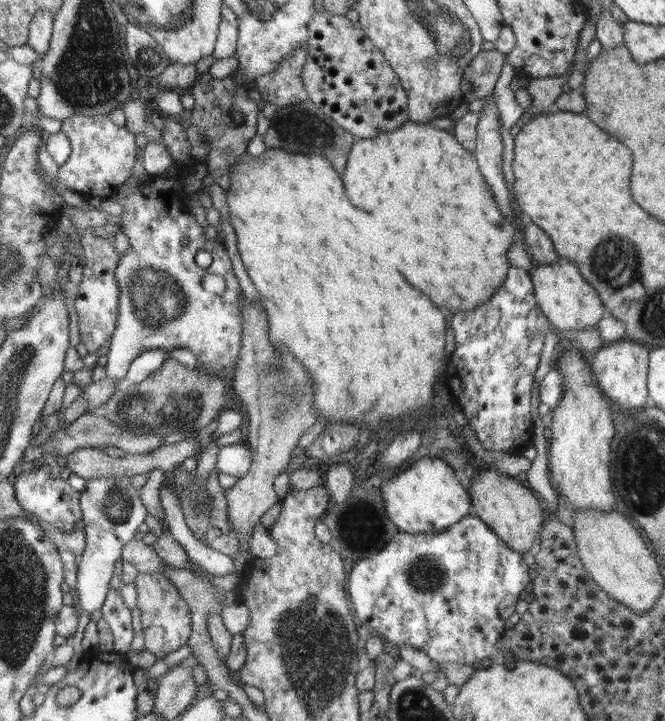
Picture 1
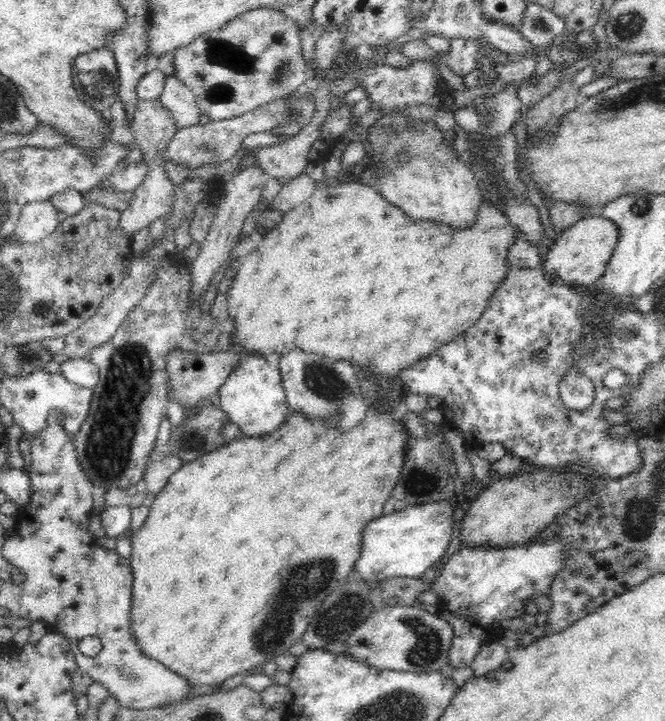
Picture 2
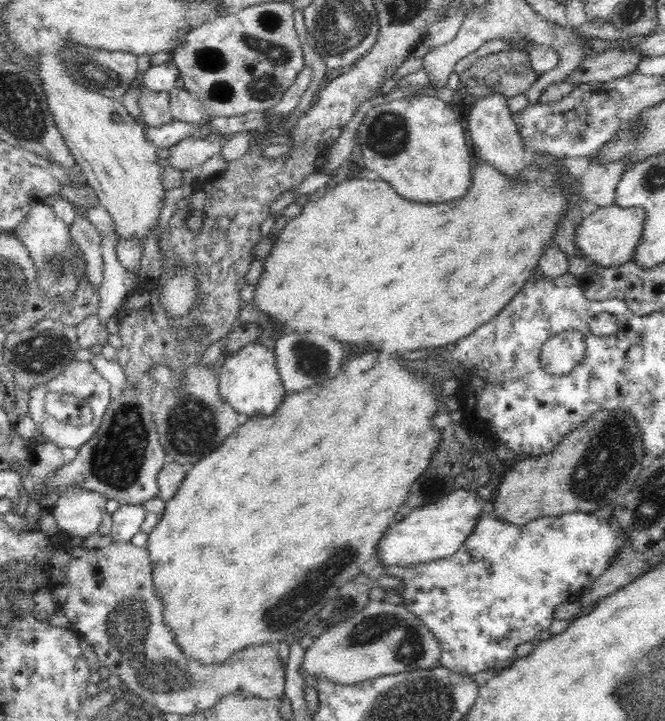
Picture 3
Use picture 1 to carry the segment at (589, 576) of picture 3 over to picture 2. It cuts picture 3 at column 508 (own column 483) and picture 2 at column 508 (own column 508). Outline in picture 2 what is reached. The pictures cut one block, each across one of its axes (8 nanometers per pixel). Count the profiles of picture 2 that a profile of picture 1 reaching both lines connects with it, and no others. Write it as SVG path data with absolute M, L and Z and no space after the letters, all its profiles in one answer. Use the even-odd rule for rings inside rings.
M552 536L544 541L532 539L532 544L516 544L510 548L491 548L491 546L480 546L480 548L470 548L461 546L461 548L450 556L446 566L440 571L439 575L432 582L432 590L439 595L438 605L444 604L440 608L440 617L452 625L452 646L448 654L449 668L464 668L471 666L474 657L480 652L482 644L498 640L503 629L494 626L494 622L504 620L504 618L519 618L525 613L524 601L532 601L533 596L549 593L550 585L557 575L557 572L564 568L565 558L569 546L559 538Z

